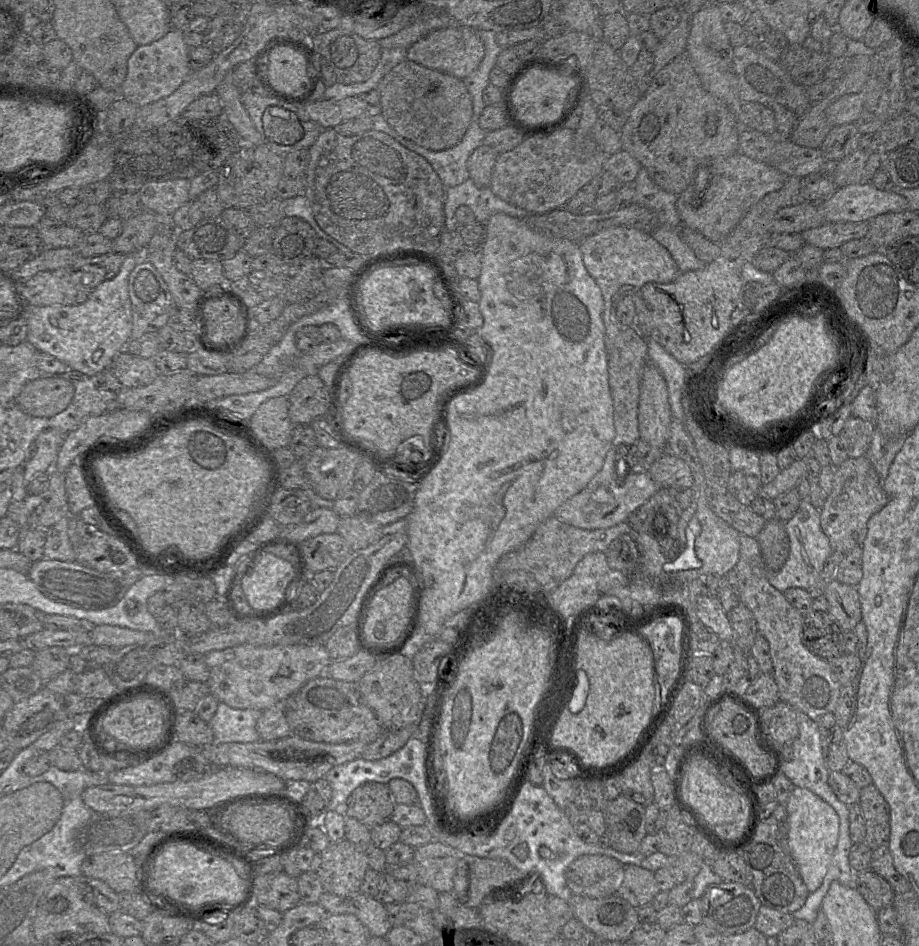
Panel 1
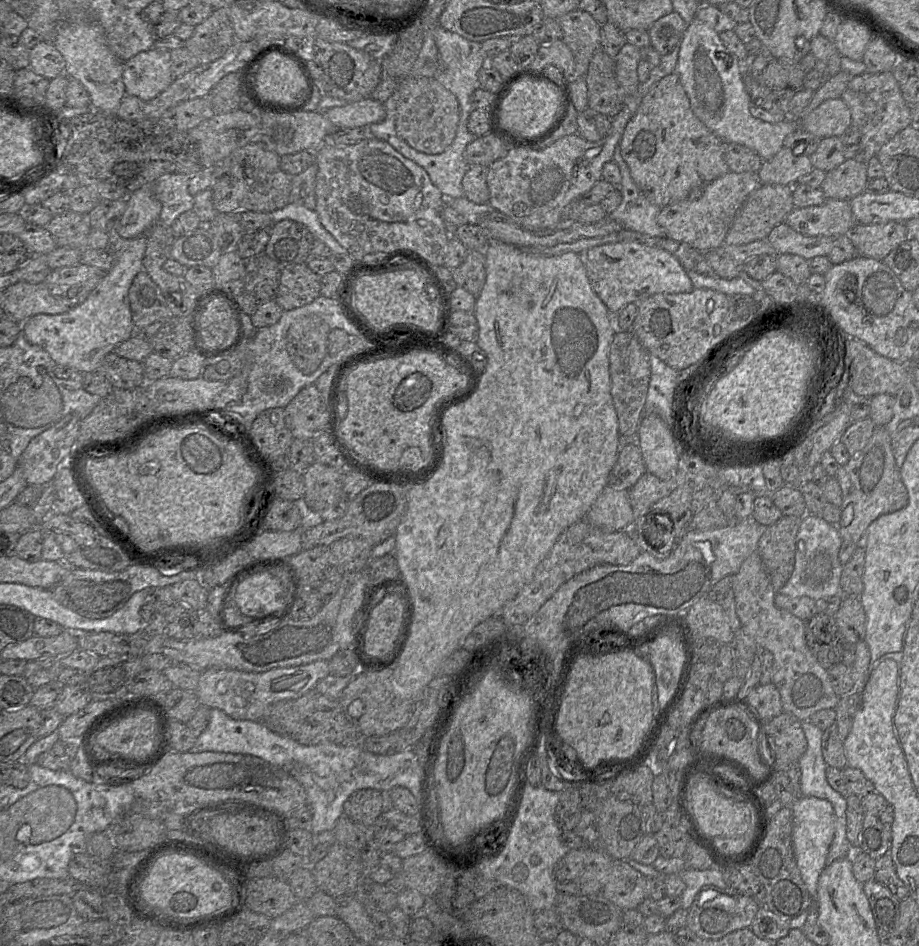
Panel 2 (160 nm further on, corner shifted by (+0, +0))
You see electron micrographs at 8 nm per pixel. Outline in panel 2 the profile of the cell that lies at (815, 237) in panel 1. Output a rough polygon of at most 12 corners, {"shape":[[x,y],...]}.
{"shape":[[785,223],[767,240],[774,254],[827,256],[836,237],[803,235]]}

